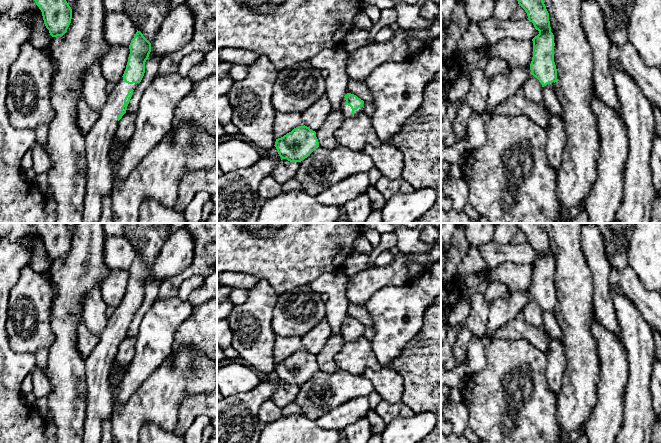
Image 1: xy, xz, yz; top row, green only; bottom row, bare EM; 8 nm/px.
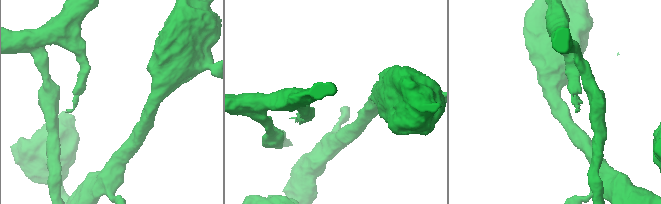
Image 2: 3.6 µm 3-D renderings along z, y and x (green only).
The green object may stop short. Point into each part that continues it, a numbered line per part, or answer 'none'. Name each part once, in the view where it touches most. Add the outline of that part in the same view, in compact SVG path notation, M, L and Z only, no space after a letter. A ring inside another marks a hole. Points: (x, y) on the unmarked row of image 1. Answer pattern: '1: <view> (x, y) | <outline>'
1: xy (99, 403) | M122 301L108 319L99 343L85 360L87 390L82 443L99 443L102 438L102 423L112 414L109 377L118 350L117 340L121 337L128 315L135 314L138 308L128 308Z

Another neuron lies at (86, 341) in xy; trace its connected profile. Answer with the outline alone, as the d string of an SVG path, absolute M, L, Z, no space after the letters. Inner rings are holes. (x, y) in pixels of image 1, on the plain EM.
M79 321L76 326L77 346L80 354L86 360L94 347L99 343L100 337L94 335L83 323Z

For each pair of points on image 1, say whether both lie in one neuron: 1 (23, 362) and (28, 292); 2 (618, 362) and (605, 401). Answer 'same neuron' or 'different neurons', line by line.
1: different neurons
2: same neuron

